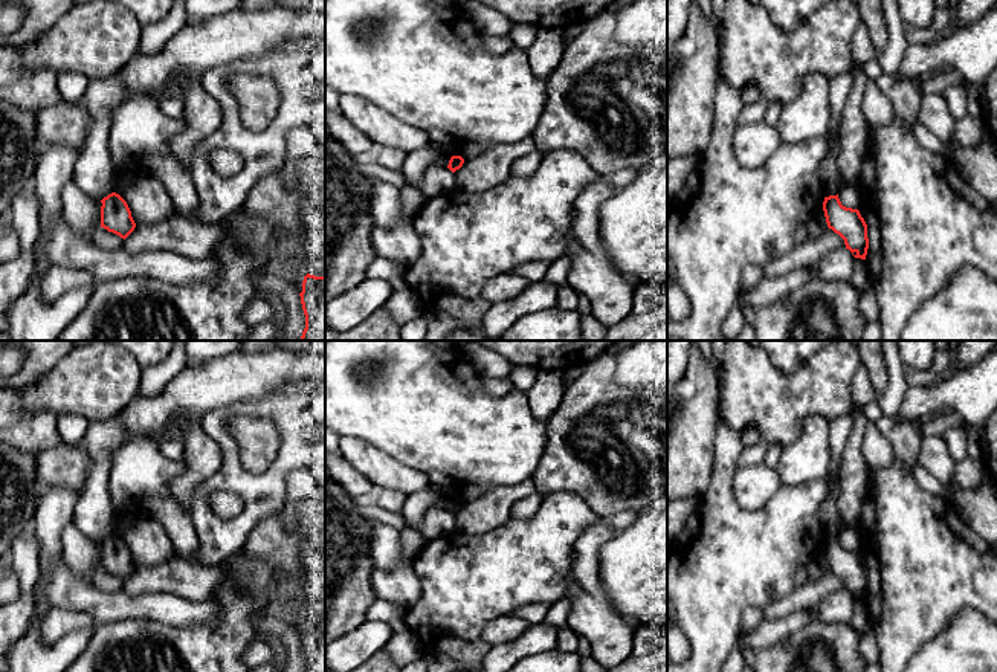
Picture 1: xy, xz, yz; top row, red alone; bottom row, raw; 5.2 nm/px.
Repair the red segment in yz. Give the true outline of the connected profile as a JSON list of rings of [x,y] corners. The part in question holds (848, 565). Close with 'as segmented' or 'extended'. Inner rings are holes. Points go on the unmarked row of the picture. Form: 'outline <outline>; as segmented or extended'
outline [[[838,536],[824,539],[823,553],[828,570],[838,576],[855,600],[866,602],[869,591],[867,567],[858,551],[841,547]]]; as segmented

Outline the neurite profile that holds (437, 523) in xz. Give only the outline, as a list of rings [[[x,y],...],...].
[[[429,509],[418,525],[426,541],[434,541],[455,531],[453,515],[446,509]]]

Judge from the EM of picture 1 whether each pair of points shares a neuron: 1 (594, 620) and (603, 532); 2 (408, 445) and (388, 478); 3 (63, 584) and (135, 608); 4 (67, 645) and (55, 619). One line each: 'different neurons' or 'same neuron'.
1: same neuron
2: different neurons
3: same neuron
4: different neurons

